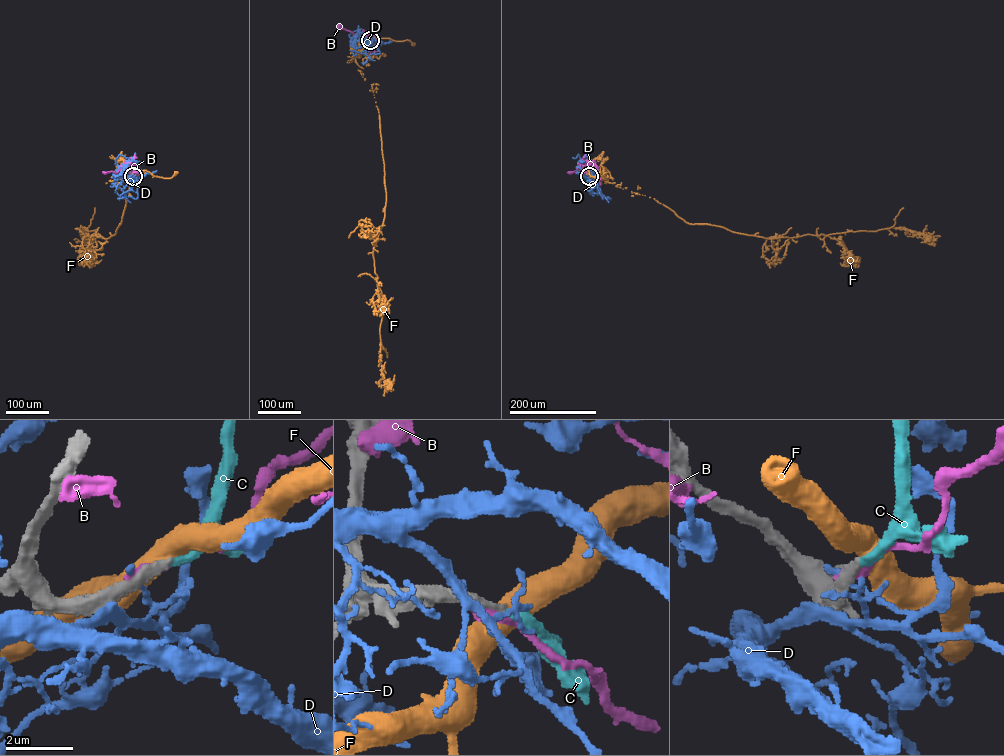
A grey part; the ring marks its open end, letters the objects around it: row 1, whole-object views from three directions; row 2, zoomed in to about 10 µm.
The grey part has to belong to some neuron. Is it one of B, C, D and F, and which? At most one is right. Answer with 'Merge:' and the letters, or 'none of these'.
Merge: C

